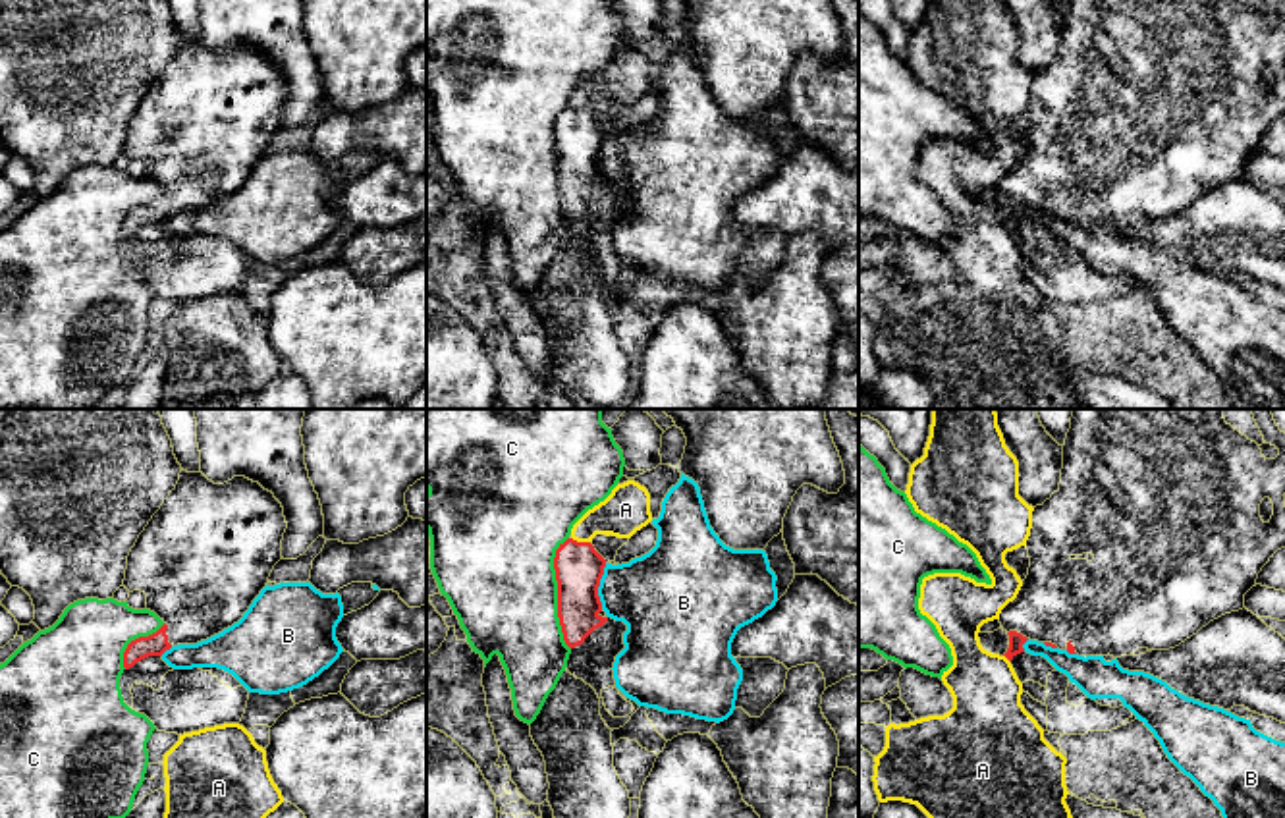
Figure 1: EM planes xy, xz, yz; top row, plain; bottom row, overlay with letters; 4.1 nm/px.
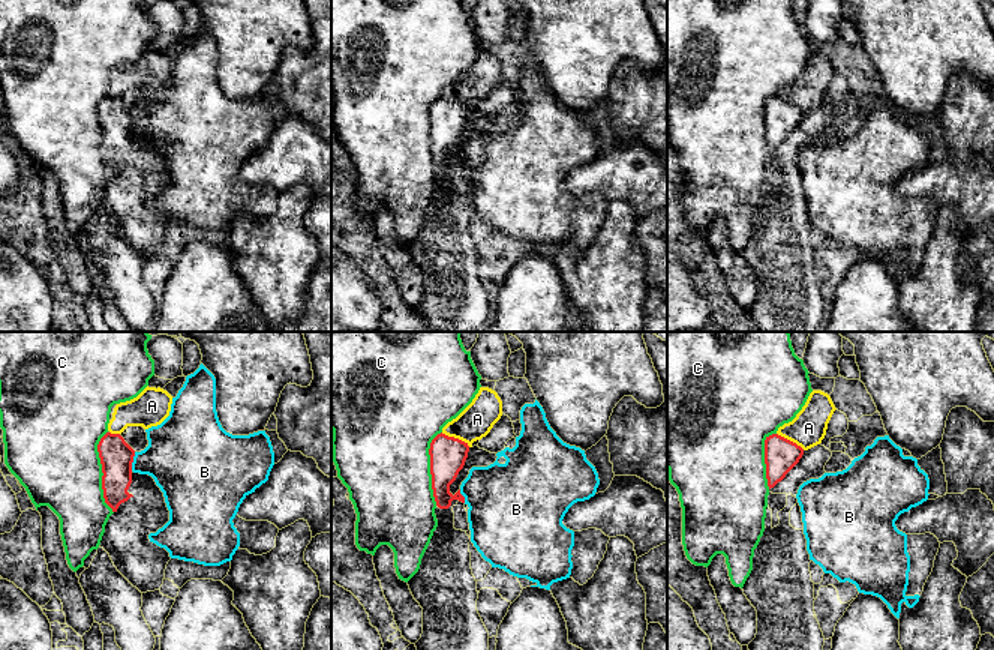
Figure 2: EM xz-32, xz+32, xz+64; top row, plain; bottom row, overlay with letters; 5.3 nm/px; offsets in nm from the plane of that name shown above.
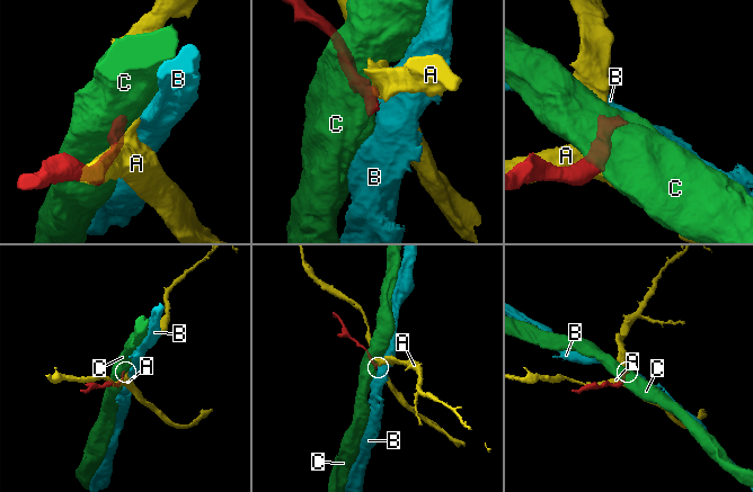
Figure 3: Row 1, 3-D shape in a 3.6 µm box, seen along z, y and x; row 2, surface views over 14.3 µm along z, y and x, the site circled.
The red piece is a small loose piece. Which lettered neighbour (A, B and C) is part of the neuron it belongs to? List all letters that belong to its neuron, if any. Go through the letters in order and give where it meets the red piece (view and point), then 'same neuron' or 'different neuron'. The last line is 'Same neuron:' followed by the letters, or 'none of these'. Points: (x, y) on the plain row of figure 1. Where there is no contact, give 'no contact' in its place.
A: xz (581, 110) | different neuron
B: xz (599, 153) | different neuron
C: xz (558, 161) | different neuron
Same neuron: none of these

